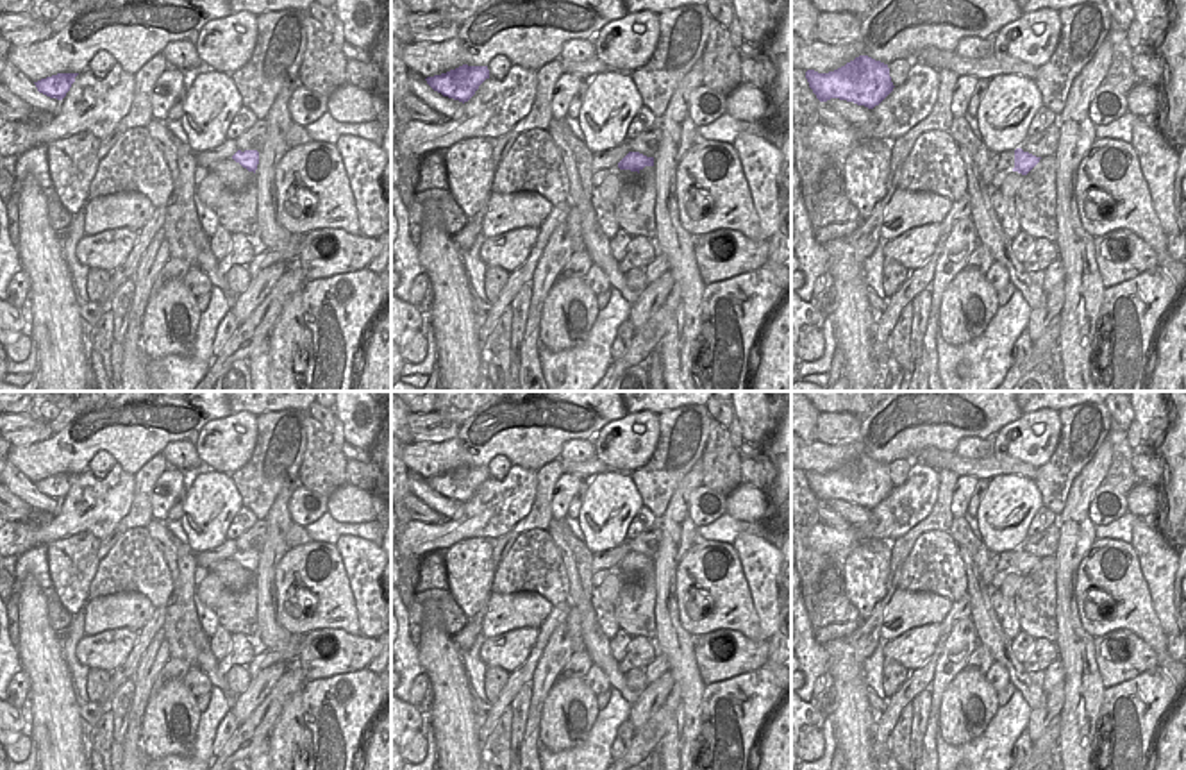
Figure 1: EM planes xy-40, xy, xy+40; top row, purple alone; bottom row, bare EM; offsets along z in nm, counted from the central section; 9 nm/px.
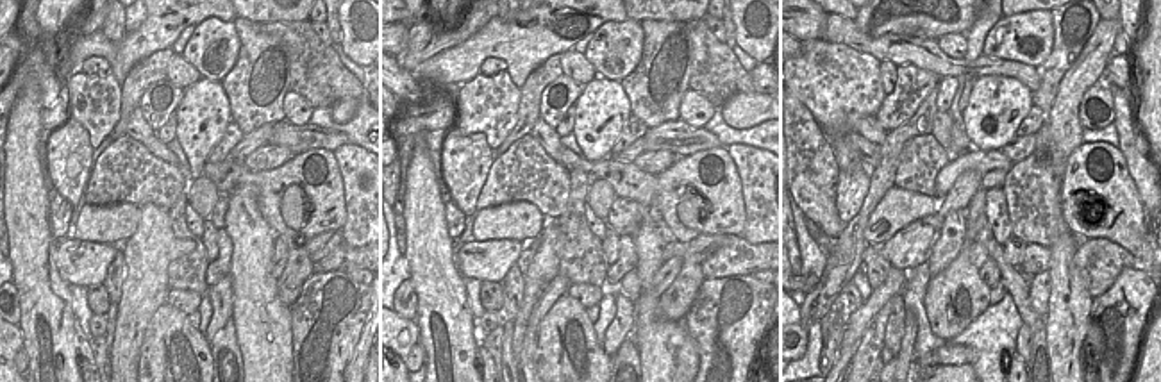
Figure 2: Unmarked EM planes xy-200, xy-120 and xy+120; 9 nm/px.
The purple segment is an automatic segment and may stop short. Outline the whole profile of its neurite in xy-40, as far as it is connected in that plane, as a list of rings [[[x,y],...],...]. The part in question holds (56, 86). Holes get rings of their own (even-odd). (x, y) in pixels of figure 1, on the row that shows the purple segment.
[[[57,73],[46,79],[41,79],[36,84],[38,91],[50,96],[63,100],[66,93],[70,91],[71,84],[75,82],[75,77],[79,73]]]

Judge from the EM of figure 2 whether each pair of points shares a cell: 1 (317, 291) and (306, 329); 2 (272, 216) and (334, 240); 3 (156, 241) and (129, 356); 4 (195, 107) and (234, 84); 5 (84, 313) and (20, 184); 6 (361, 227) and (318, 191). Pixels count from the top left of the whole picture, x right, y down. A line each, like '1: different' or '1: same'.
1: same
2: different
3: same
4: different
5: different
6: different

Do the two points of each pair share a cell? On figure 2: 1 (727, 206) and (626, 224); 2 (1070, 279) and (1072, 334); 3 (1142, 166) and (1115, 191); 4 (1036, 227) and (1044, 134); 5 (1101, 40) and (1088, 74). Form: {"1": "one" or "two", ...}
{"1": "two", "2": "one", "3": "two", "4": "one", "5": "one"}

